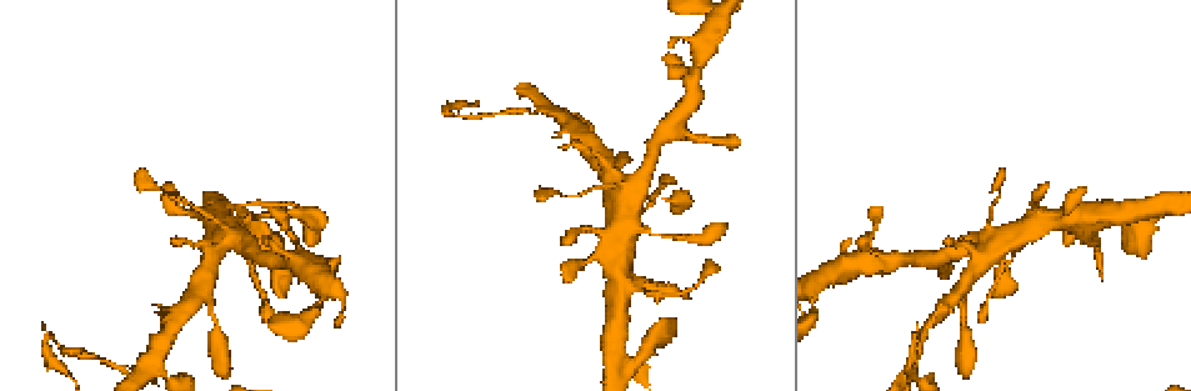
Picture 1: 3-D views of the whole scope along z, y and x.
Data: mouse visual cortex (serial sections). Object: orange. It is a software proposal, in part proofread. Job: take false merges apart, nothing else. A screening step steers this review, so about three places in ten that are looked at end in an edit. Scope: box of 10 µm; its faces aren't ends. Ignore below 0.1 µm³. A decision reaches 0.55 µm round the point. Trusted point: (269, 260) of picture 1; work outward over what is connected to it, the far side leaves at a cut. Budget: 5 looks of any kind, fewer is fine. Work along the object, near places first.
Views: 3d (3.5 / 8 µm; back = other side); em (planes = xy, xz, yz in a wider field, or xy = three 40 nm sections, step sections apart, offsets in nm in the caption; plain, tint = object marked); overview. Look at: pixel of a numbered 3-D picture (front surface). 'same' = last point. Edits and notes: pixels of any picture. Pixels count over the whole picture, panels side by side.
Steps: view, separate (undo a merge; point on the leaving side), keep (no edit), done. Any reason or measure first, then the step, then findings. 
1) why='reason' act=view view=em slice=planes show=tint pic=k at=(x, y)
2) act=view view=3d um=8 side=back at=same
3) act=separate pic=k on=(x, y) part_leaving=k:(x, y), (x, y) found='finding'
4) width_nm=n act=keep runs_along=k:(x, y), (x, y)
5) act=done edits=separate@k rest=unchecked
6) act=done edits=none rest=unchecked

why='four or more arms meet' act=view view=3d um=3.5 pic=1 at=(641, 196)

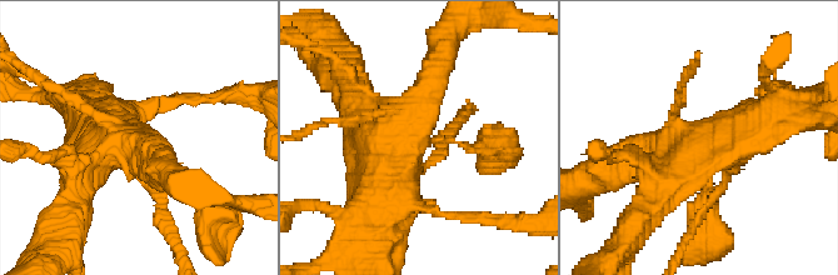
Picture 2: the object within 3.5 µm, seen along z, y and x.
act=keep found='continuous, no second cell'

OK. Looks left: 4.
act=view view=3d um=3.5 pic=1 at=(151, 360)

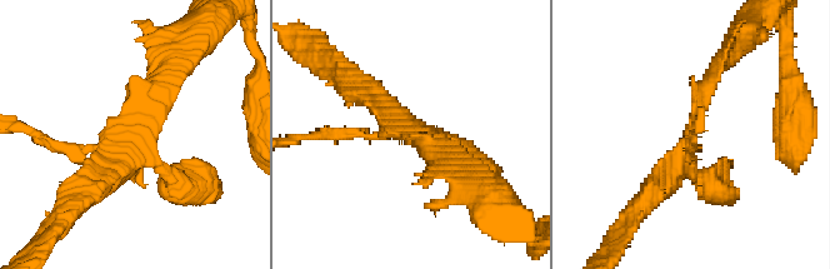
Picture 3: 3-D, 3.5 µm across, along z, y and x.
arms=4 arm_widths_nm=150,150,250,300 act=view view=em slice=xy step=3 show=tint pic=3 at=(129, 132)

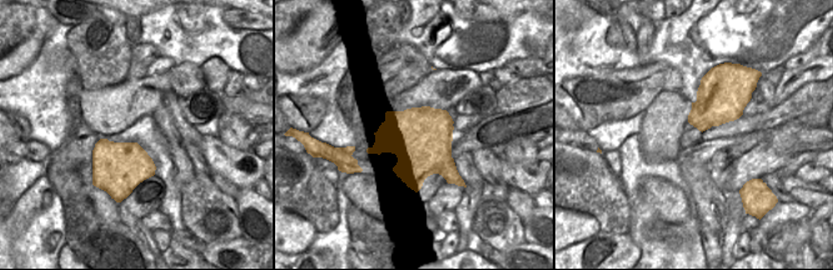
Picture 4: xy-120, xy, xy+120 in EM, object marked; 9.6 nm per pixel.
act=keep runs_along=3:(171, 68), (125, 137), (79, 152), (55, 144) found='continuous, no second cell'

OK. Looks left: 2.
act=done edits=none rest=unchecked

